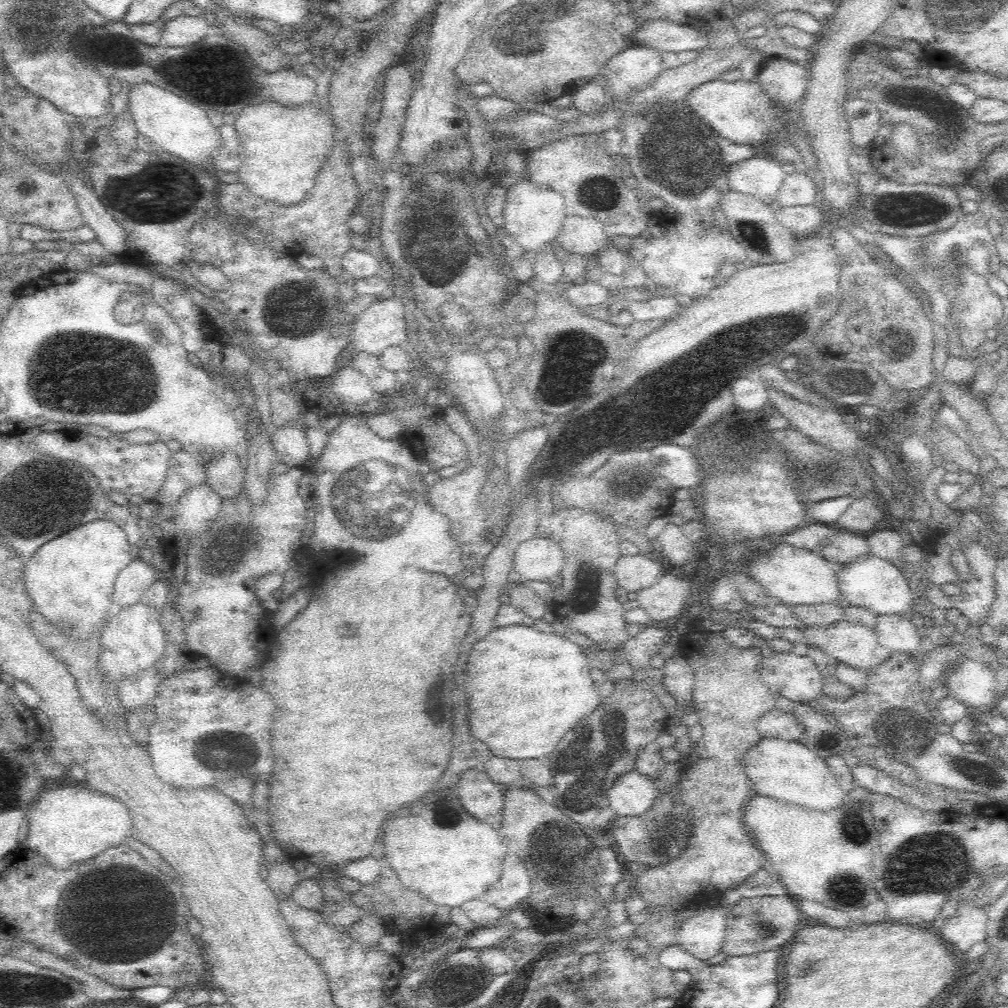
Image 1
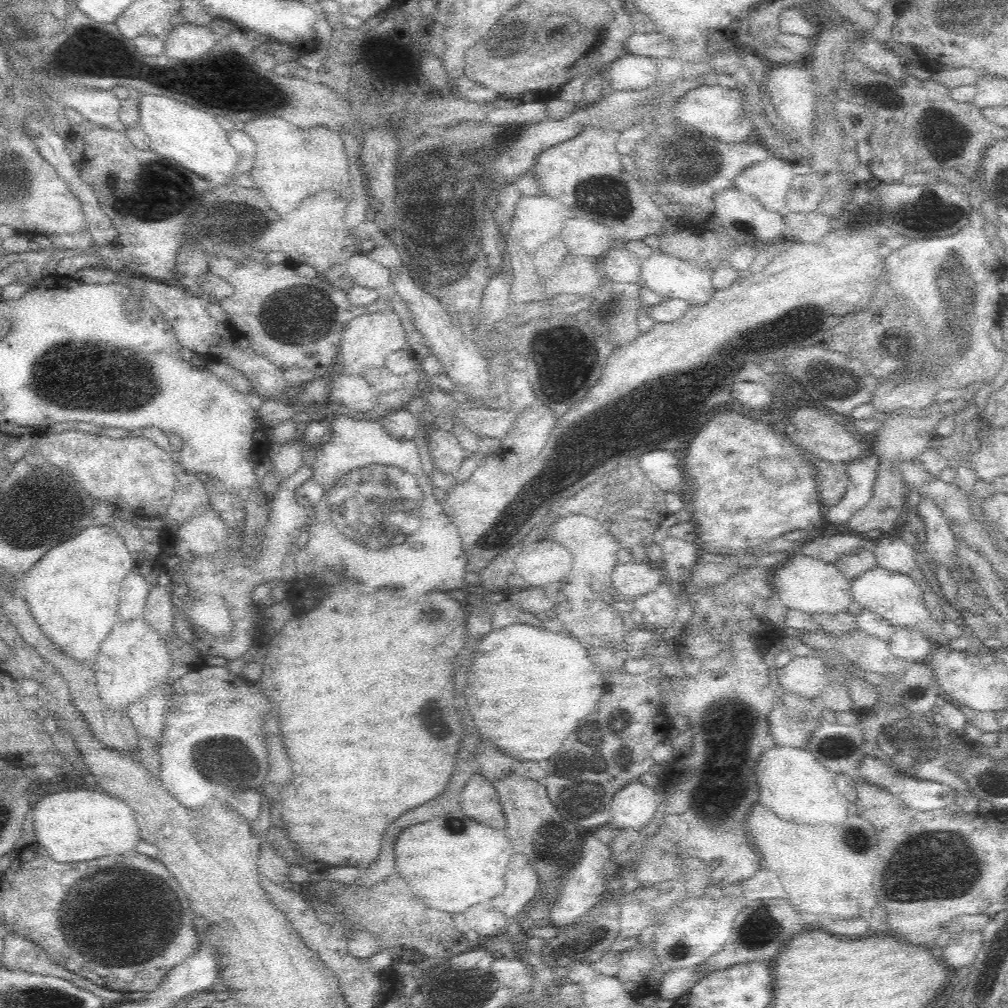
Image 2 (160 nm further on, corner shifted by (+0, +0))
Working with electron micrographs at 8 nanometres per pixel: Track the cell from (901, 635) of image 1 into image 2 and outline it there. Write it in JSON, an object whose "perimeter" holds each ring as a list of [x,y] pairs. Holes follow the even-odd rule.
{"perimeter":[[[894,628],[889,642],[894,656],[910,662],[925,662],[935,646],[924,633],[912,628]]]}

